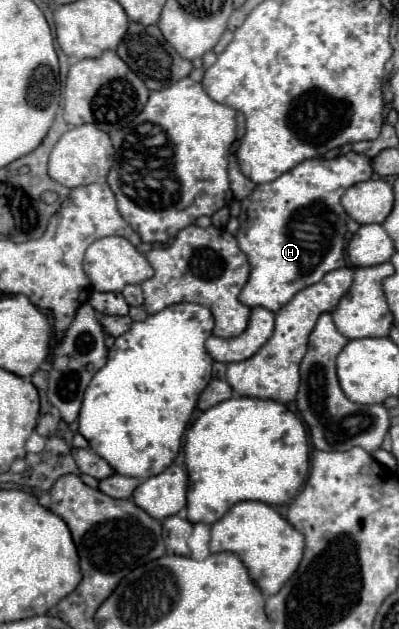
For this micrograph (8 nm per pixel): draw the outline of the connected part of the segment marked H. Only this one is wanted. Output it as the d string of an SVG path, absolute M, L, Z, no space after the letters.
M350 151L346 155L338 155L336 159L304 159L290 171L282 173L278 179L270 183L256 185L254 191L242 199L240 211L240 231L236 235L240 249L246 253L250 261L250 279L240 291L240 301L248 307L266 307L276 313L284 307L300 289L318 283L328 271L344 267L344 235L346 235L346 213L340 205L340 197L348 187L360 181L368 181L372 177L372 159Z

